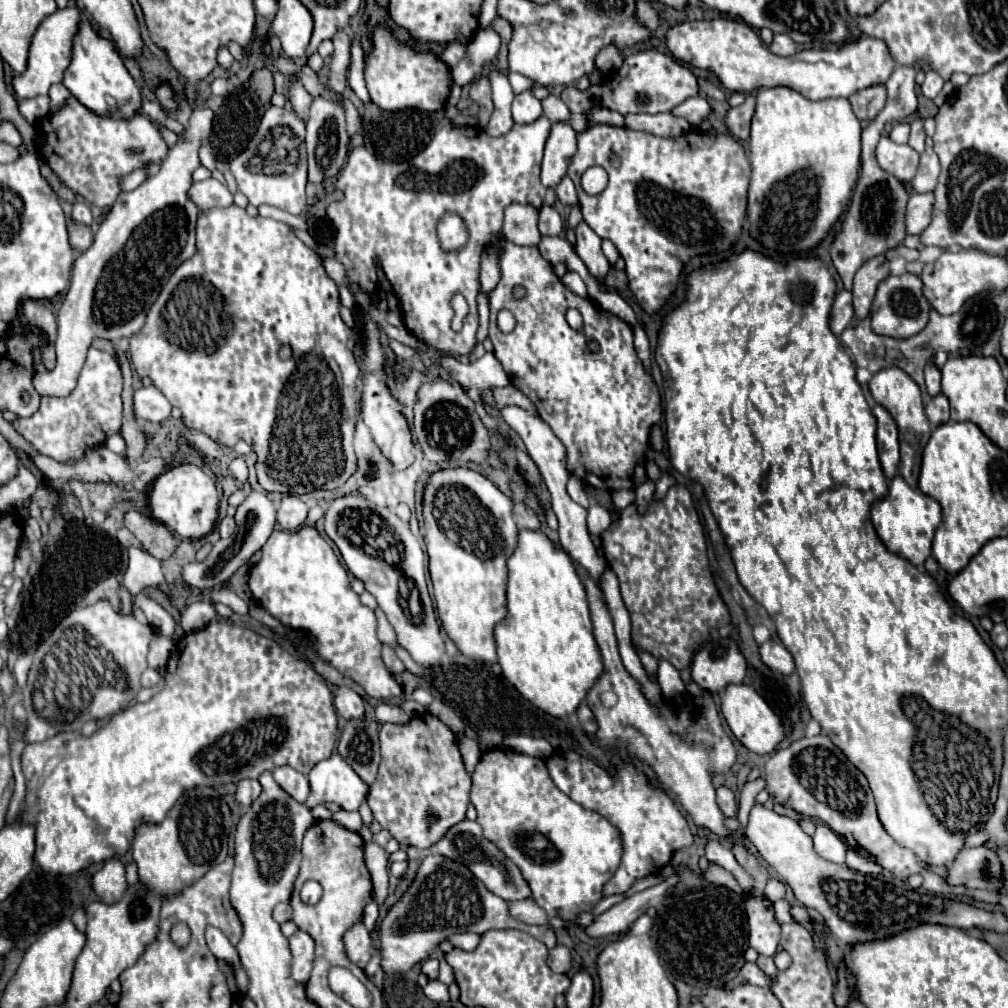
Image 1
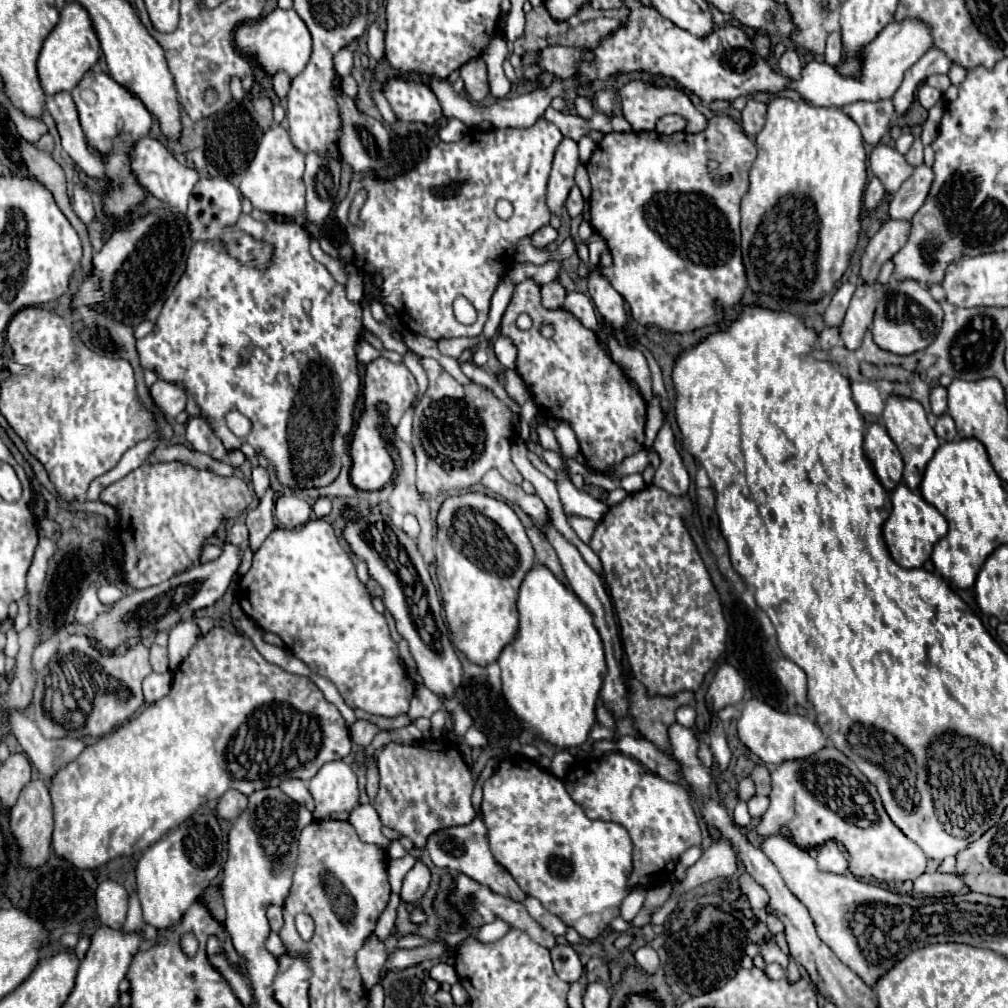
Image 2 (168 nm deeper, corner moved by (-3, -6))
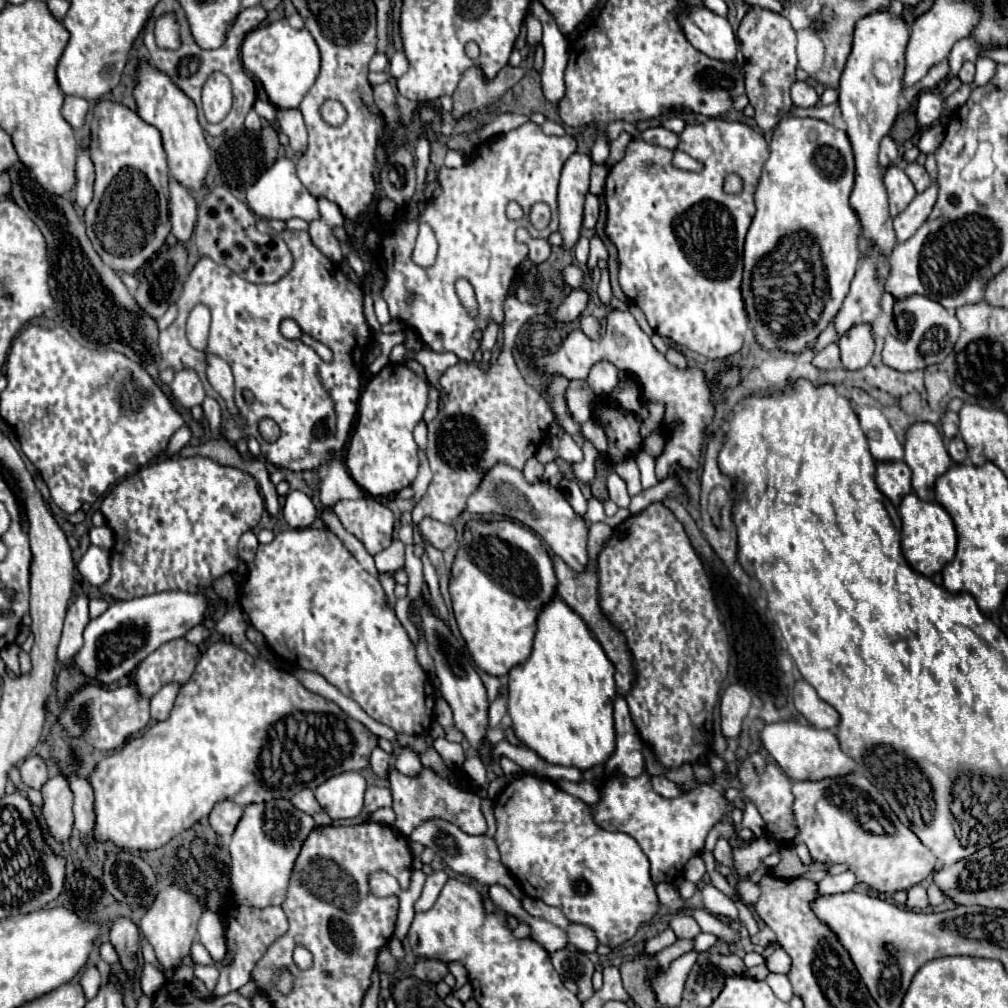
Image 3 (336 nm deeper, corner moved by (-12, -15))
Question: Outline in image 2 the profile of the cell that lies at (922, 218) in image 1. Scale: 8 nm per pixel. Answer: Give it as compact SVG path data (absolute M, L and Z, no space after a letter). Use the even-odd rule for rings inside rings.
M888 220L870 238L870 242L862 254L862 266L860 266L860 276L868 284L876 282L880 266L904 246L910 230L912 230L910 220Z

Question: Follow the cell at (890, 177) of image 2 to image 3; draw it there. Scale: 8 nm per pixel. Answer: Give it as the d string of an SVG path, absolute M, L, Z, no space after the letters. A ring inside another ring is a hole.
M889 167L883 175L883 183L889 193L889 207L891 207L891 217L897 217L917 195L913 183L905 175L903 169L899 167Z

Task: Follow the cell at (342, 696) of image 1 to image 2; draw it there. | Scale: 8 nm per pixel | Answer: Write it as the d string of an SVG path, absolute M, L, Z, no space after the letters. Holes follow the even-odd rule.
M358 718L354 724L350 724L348 730L350 730L352 742L358 744L358 746L362 746L362 748L370 746L372 738L374 738L378 732L382 732L376 724L372 724L372 722L368 722L368 720L360 720L360 718Z

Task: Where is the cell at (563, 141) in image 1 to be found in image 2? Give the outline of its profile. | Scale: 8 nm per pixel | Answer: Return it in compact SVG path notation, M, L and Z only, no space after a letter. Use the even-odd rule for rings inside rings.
M564 138L554 154L552 172L550 172L550 180L548 180L548 194L546 194L550 212L554 212L558 216L562 216L564 202L568 198L568 190L574 186L574 172L576 172L578 164L580 164L580 160L578 160L576 142L570 138Z

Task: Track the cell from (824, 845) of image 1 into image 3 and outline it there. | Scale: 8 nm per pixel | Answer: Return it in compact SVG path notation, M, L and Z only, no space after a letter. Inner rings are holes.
M851 871L839 873L839 875L825 875L819 881L819 895L837 895L847 893L855 887L855 875Z

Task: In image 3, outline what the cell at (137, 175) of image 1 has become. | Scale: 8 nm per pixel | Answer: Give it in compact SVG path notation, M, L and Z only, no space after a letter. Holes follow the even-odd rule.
M65 97L65 103L63 103L63 117L65 121L73 127L73 129L79 129L85 121L85 115L87 115L87 109L89 109L89 103L81 97Z

